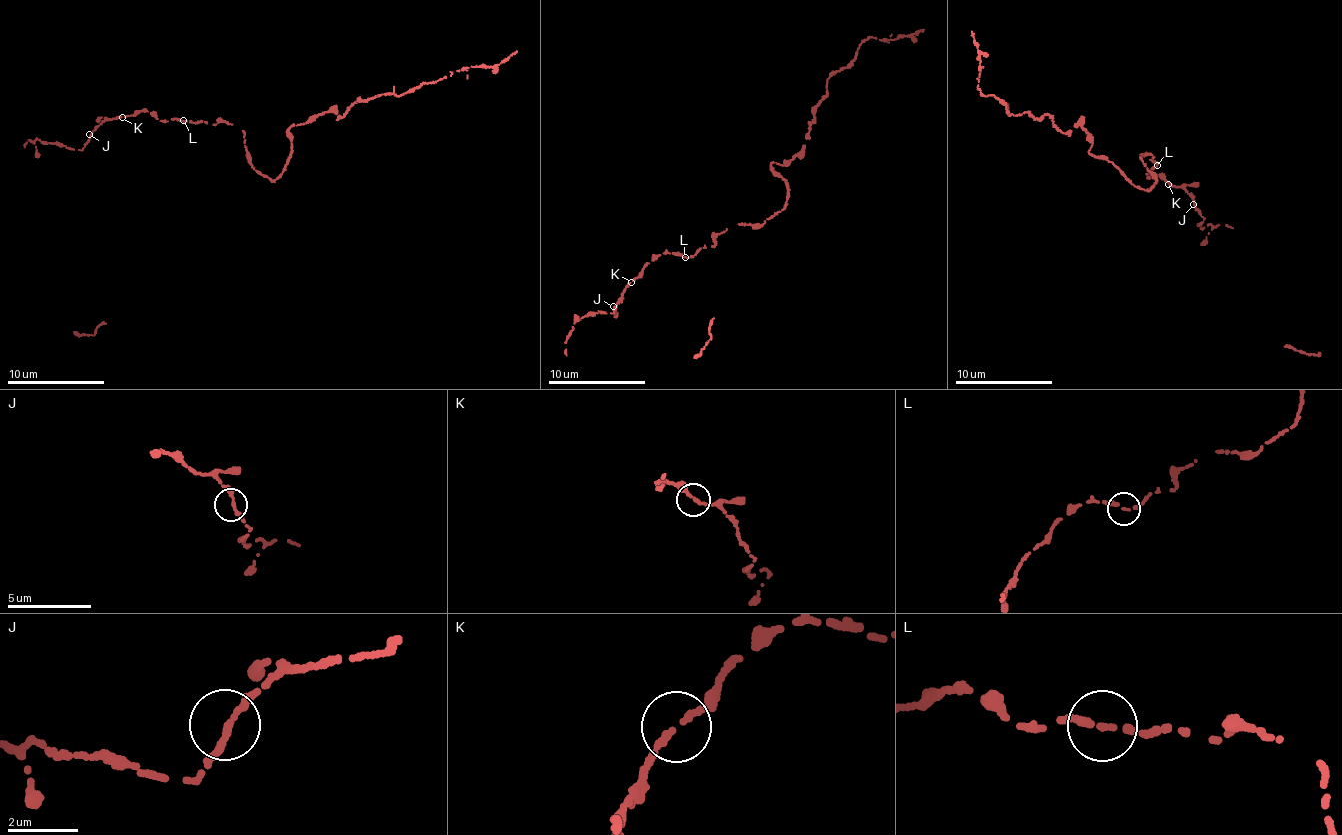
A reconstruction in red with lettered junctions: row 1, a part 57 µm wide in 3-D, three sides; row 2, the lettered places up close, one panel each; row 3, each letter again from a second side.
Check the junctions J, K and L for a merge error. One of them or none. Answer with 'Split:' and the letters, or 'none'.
Split: none

